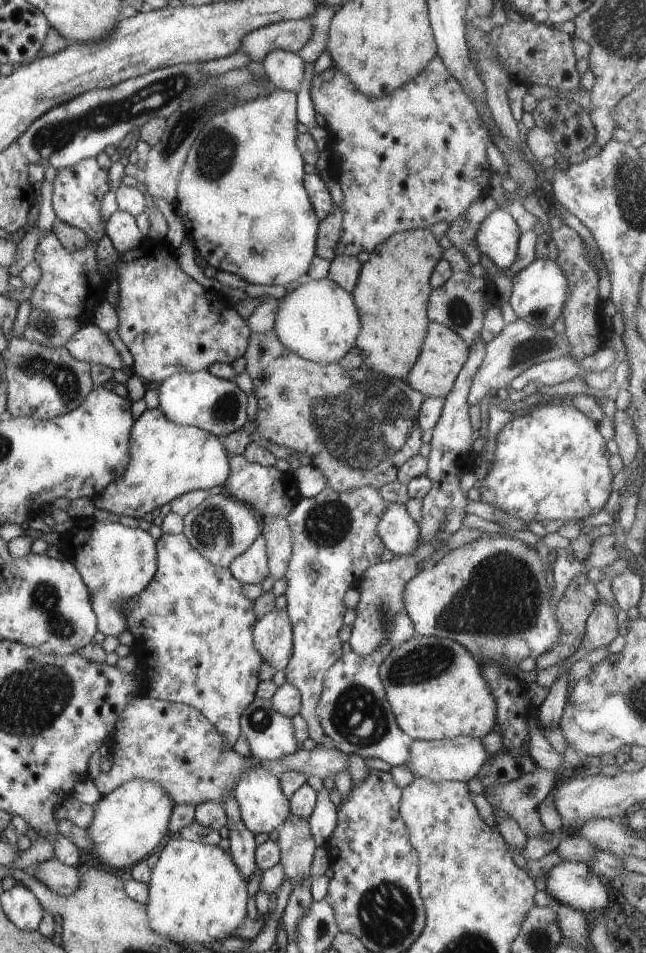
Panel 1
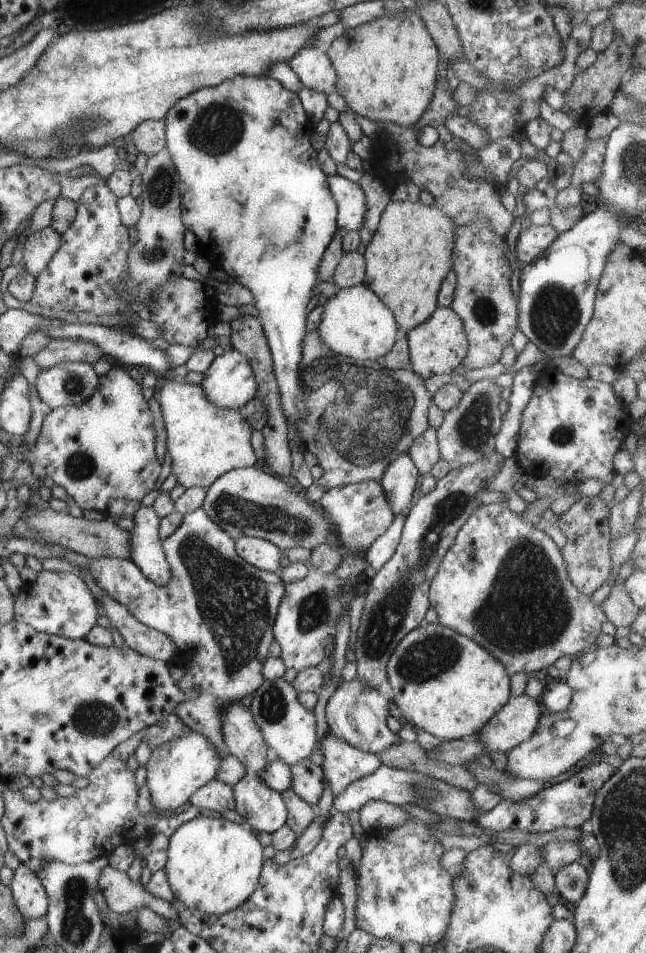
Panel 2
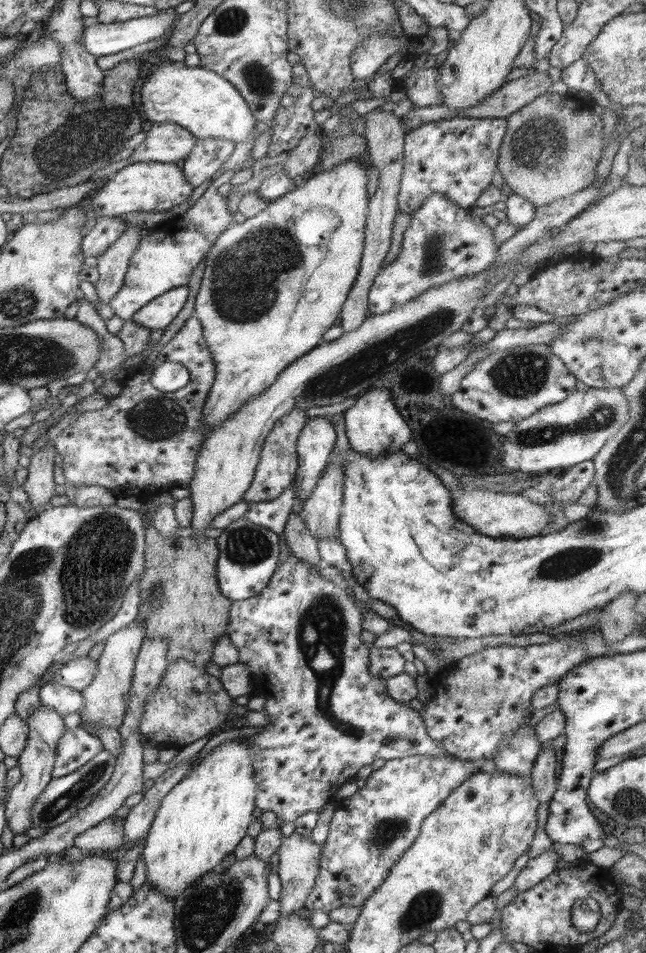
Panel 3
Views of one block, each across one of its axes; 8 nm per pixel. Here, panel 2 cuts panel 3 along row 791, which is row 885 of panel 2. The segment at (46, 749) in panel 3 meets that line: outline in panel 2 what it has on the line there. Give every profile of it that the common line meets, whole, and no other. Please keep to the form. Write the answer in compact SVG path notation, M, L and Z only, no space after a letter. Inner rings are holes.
M24 863L14 870L10 890L14 897L14 904L26 920L45 918L49 898L44 886L36 880L32 868Z

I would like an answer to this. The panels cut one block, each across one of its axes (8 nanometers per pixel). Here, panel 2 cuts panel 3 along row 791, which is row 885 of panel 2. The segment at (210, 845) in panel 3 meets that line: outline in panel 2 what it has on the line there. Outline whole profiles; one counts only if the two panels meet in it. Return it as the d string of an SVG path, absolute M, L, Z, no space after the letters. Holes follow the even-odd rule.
M200 815L185 822L169 838L164 872L174 901L204 914L228 914L242 906L259 882L264 866L264 846L252 829L218 816Z

